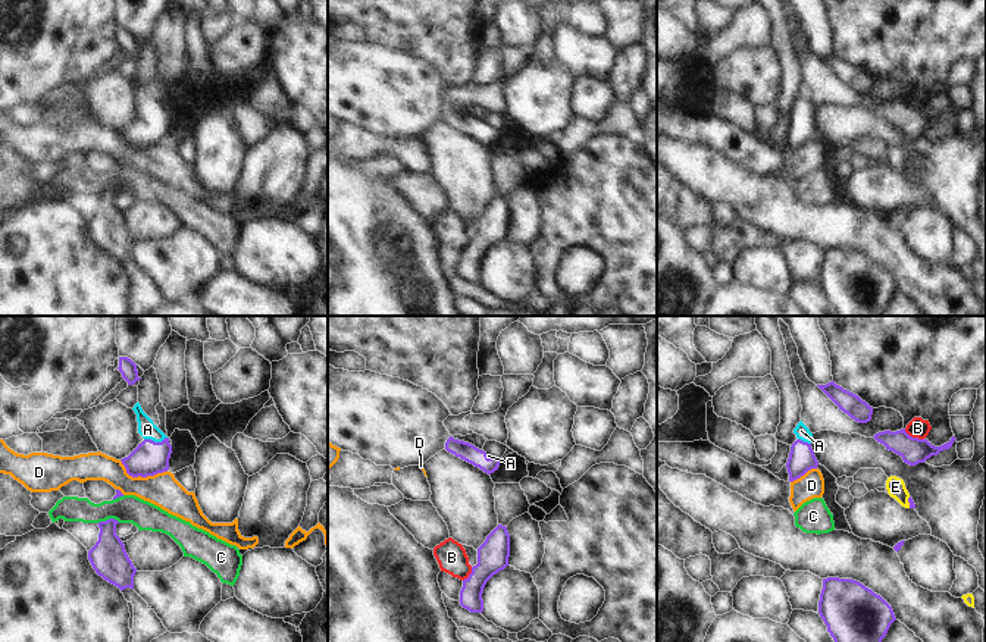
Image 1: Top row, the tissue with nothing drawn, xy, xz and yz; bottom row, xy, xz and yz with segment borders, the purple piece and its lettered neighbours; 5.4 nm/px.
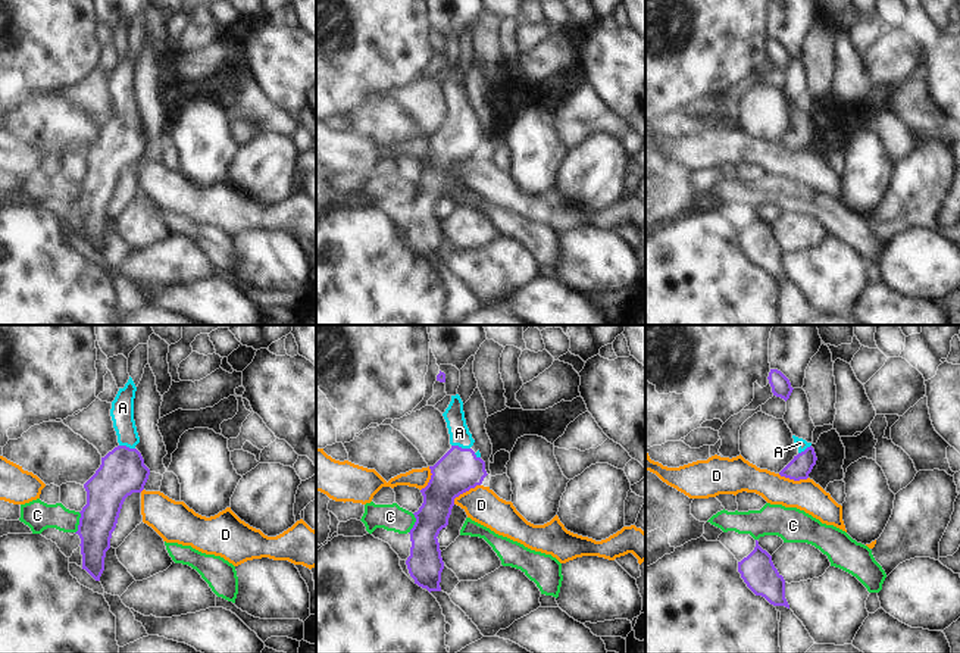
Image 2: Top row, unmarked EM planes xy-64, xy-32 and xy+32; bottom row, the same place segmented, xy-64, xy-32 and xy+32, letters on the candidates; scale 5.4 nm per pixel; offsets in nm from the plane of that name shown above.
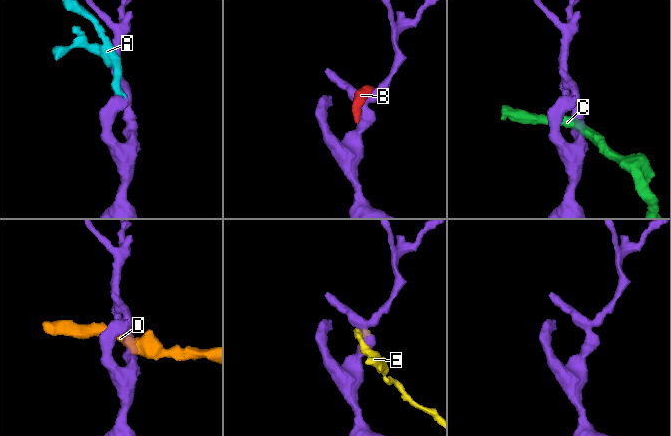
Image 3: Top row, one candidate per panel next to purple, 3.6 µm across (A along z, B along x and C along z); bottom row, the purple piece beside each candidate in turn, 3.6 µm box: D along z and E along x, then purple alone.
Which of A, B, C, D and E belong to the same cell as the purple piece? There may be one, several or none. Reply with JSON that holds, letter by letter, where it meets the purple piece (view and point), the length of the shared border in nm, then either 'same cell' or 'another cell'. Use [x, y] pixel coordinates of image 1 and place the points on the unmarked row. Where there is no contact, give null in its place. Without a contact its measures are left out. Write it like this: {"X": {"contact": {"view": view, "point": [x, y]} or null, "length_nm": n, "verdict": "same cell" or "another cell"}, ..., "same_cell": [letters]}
{"A": {"contact": {"view": "xy", "point": [153, 112]}, "length_nm": 130, "verdict": "same cell"}, "B": {"contact": {"view": "yz", "point": [914, 109]}, "length_nm": 130, "verdict": "another cell"}, "C": {"contact": {"view": "xy", "point": [109, 190]}, "length_nm": 130, "verdict": "another cell"}, "D": {"contact": {"view": "xy", "point": [141, 147]}, "length_nm": 280, "verdict": "another cell"}, "E": {"contact": {"view": "yz", "point": [908, 172]}, "length_nm": 60, "verdict": "another cell"}, "same_cell": ["A"]}

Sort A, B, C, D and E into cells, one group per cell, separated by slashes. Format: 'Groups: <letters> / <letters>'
Groups: A / B / C / D / E.

